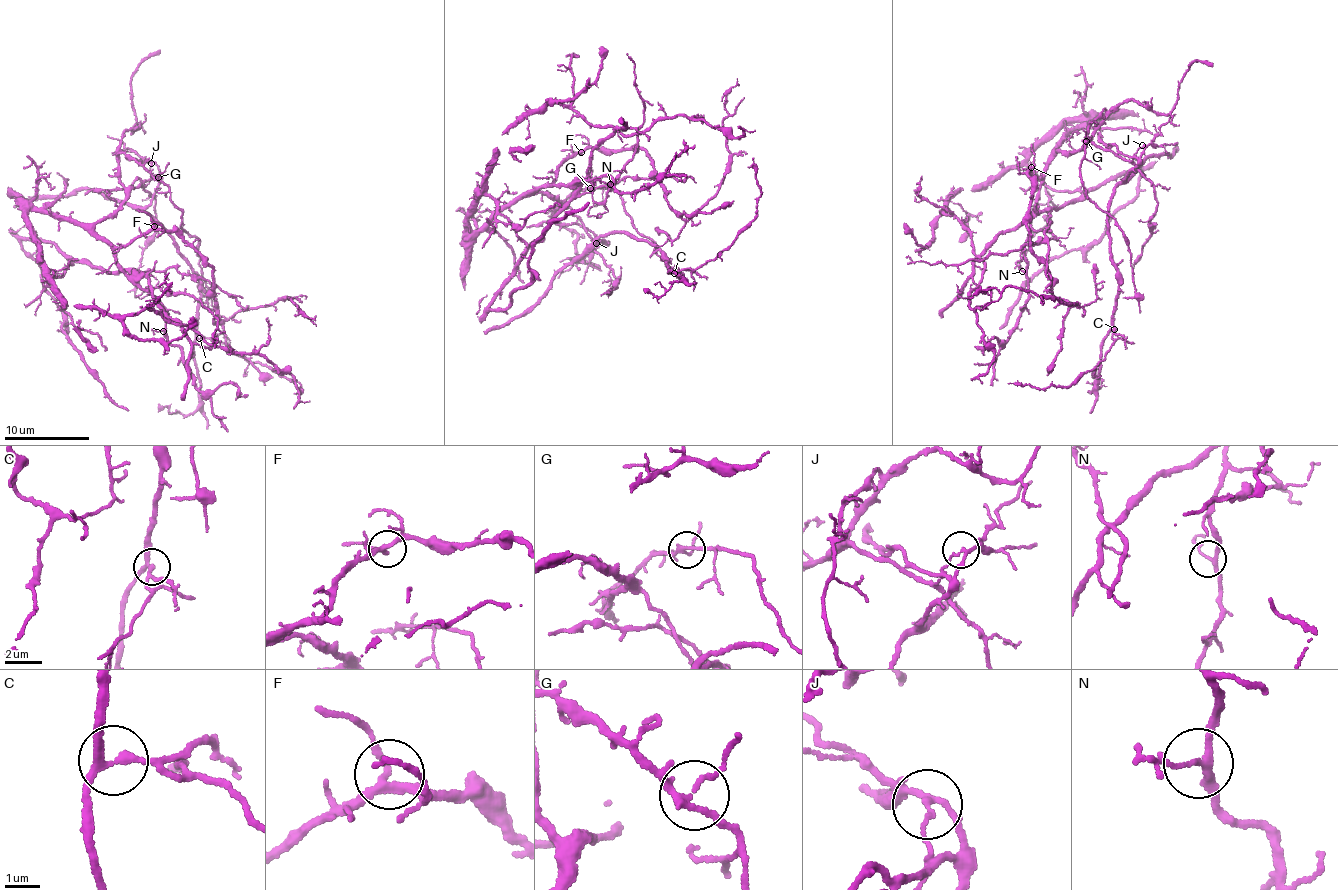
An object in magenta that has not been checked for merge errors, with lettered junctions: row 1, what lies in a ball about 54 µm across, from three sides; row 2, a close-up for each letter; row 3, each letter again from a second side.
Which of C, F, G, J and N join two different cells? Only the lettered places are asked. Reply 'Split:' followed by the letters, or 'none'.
Split: J

